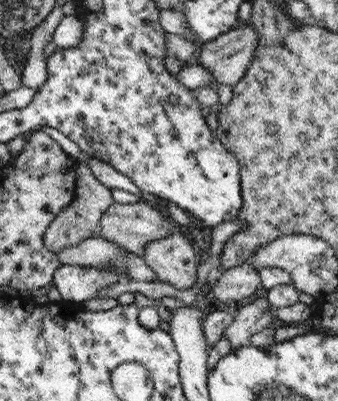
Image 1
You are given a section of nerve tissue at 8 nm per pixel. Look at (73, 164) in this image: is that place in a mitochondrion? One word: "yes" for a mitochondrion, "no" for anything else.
no

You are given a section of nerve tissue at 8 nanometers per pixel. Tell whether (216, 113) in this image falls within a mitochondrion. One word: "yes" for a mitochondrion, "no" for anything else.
no

